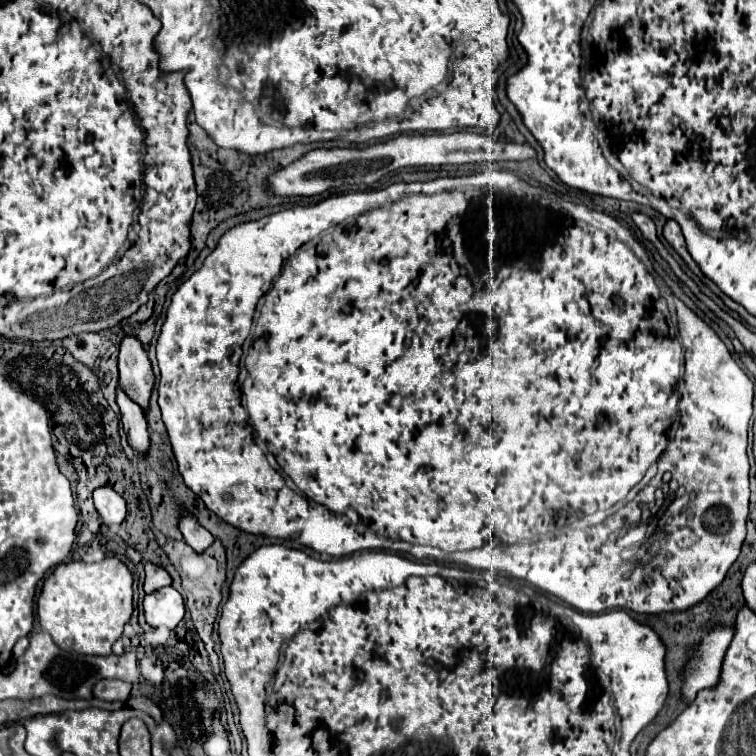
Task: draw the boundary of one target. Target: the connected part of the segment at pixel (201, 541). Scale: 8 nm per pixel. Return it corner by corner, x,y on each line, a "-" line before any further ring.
181,508
179,530
181,530
185,542
187,542
191,548
195,548
197,552
203,552
203,550
209,548
211,542
213,542
211,532
207,532
207,530
197,522
197,518
191,516
191,512
187,512
185,508

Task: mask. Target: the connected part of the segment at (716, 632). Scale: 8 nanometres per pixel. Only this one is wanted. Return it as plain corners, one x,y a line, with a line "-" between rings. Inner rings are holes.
713,628
699,644
695,660
687,664
685,670
685,684
683,684
683,696
687,702
695,698
695,694
703,688
713,688
719,682
723,656
731,644
733,628

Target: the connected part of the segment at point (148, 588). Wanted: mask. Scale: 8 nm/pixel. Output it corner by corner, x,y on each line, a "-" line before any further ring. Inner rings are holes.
147,562
145,564
145,594
151,594
153,590
159,590
161,586
171,584
171,576
165,572
165,568

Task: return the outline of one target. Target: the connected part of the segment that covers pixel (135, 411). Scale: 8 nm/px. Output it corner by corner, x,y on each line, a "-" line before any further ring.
117,390
117,404
121,408
121,422
123,422
123,430
127,434
127,442
129,446
141,454
143,458
147,458
147,448
149,448
149,432
147,432
147,420
143,416
143,410
131,400
127,398
121,390

